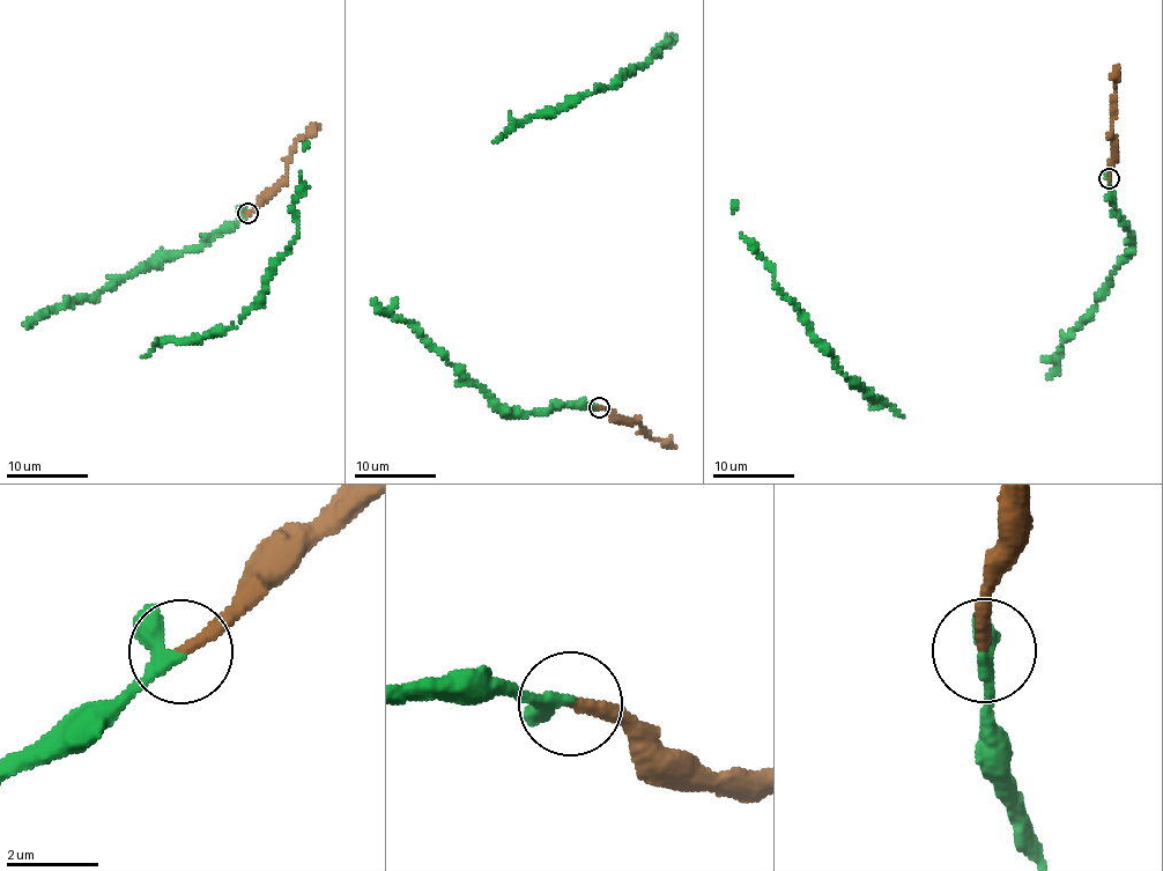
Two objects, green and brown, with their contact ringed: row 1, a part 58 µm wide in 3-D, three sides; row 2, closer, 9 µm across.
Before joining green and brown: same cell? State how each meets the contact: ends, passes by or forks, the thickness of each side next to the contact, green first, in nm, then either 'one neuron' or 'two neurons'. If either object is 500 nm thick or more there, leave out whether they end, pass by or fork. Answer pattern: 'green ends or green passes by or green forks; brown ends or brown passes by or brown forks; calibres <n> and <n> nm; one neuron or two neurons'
green ends; brown ends; calibres 440 and 260 nm; one neuron

